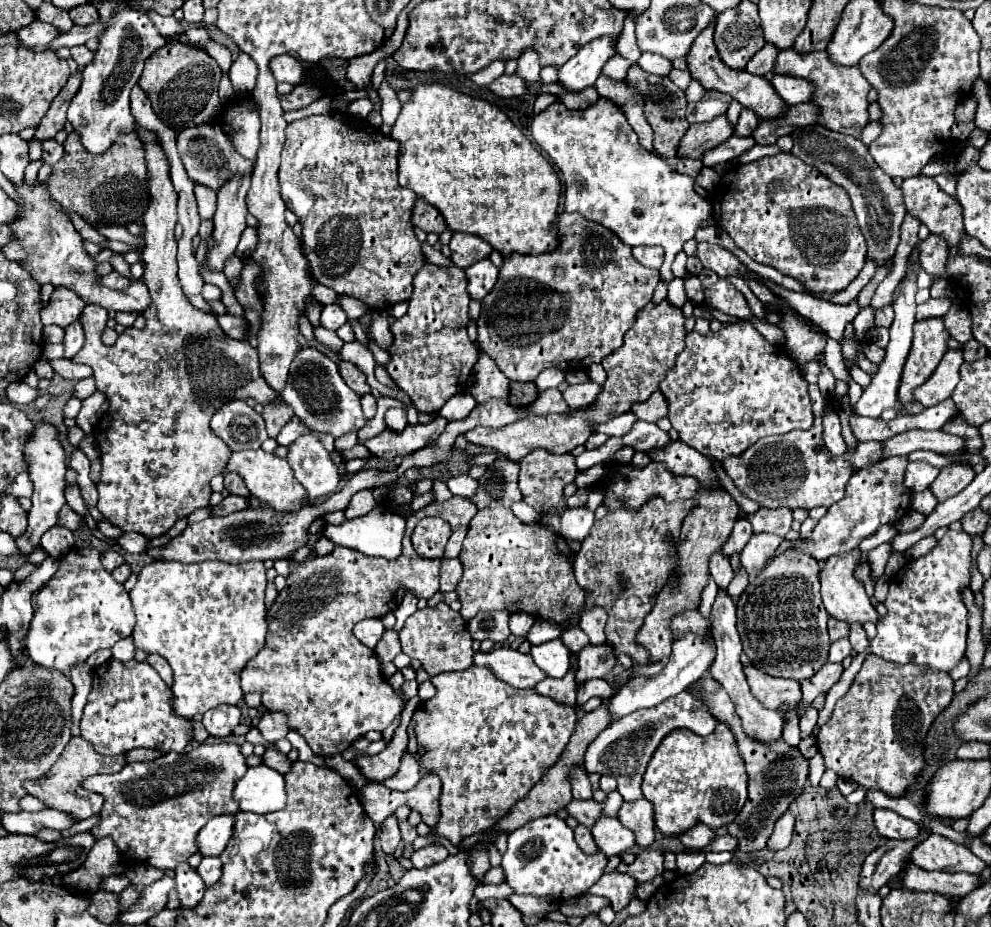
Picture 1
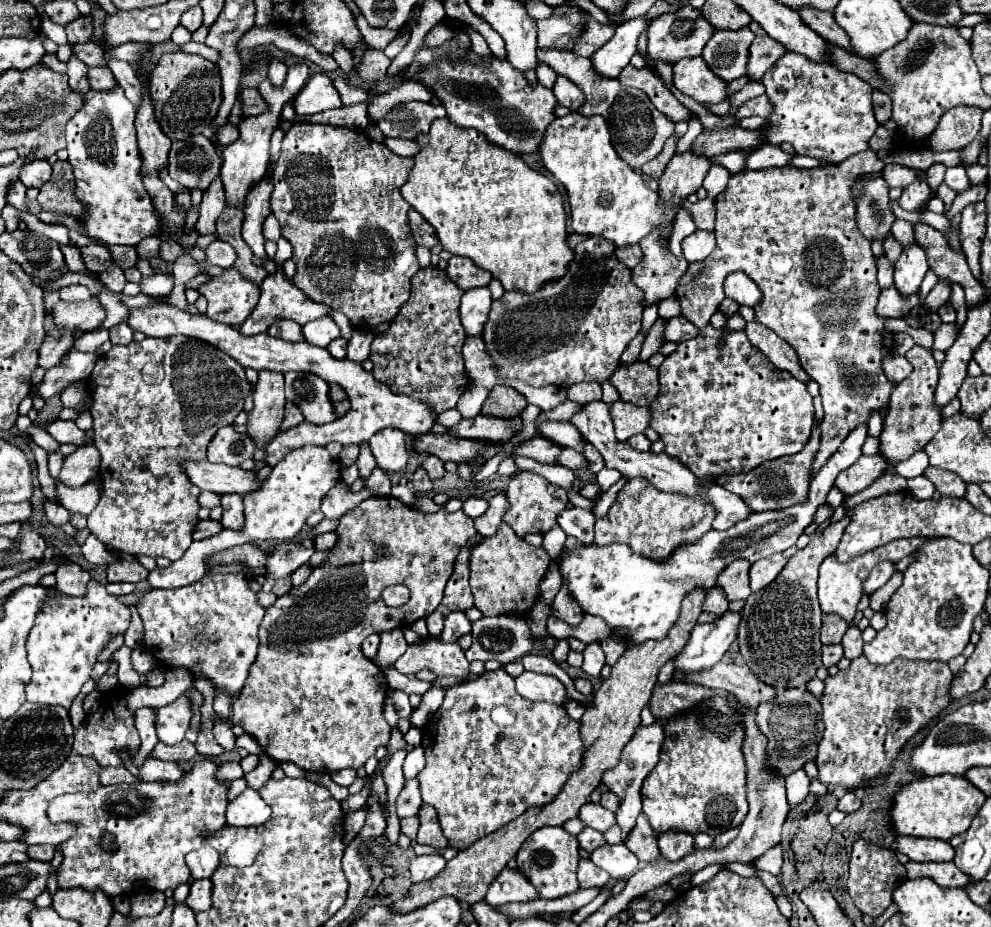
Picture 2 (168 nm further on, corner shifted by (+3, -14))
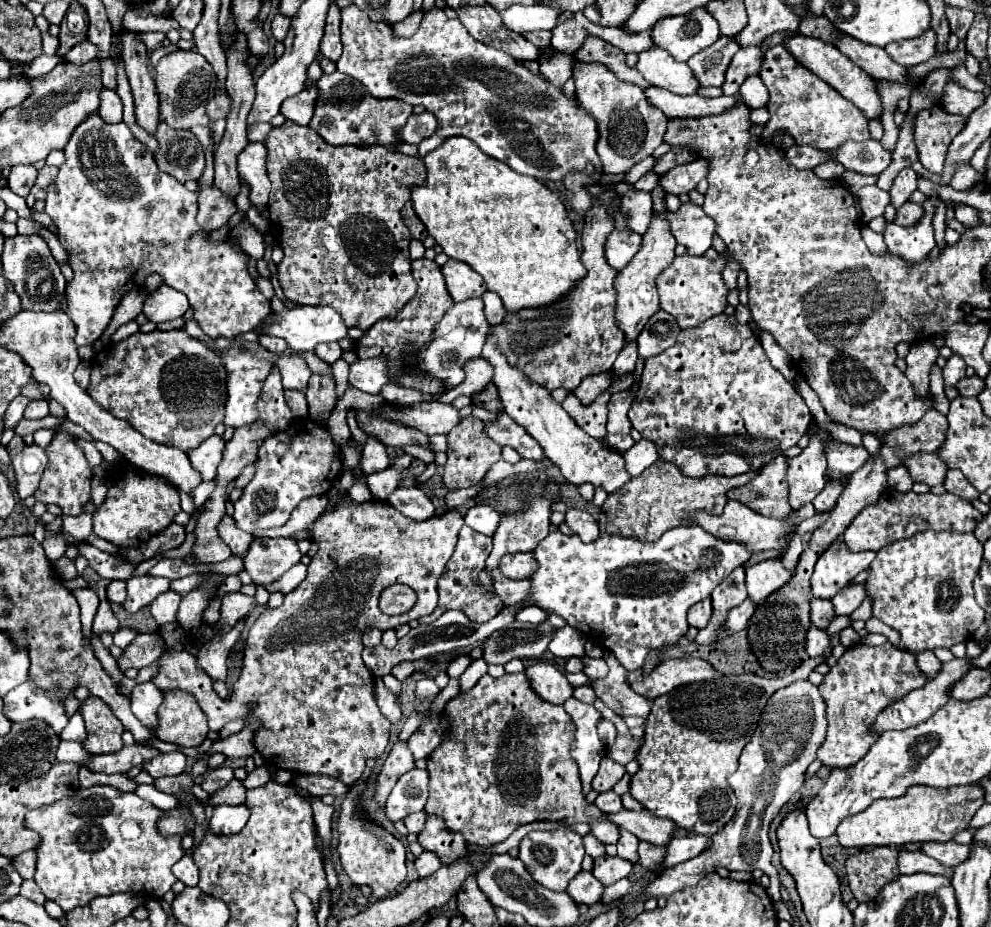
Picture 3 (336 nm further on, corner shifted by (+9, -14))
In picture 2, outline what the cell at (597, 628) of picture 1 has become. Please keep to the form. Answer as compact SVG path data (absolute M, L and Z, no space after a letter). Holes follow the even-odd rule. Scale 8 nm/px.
M591 643L591 645L587 645L587 649L583 651L583 657L585 657L585 661L583 661L583 671L589 675L589 677L601 677L601 669L603 669L603 665L605 665L605 655L603 655L603 649L601 649L601 645L599 643Z

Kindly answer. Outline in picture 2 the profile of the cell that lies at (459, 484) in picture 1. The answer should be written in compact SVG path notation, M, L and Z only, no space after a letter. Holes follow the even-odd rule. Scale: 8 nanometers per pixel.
M471 497L471 499L467 499L467 501L463 501L463 513L465 515L469 515L469 517L479 517L479 515L483 515L485 511L487 511L487 507L489 507L489 503L485 501L485 499L475 499L475 497Z

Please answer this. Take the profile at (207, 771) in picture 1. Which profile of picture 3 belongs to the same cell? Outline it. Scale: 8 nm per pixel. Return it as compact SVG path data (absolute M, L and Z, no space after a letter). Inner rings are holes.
M95 785L95 787L89 787L89 789L77 789L73 795L65 797L65 799L59 799L57 803L51 803L51 805L43 805L43 807L37 807L33 811L27 813L25 817L25 825L33 831L37 831L43 841L41 845L37 847L37 871L35 871L35 881L37 885L41 887L43 895L47 899L53 899L63 911L71 911L73 907L79 907L79 905L85 905L89 903L93 897L97 895L115 895L115 893L135 893L135 895L151 895L151 897L157 897L161 899L167 891L171 890L171 885L177 881L177 877L171 873L171 867L183 857L183 845L181 845L181 837L179 835L161 835L159 833L159 819L163 817L163 811L157 809L155 805L151 805L149 801L143 801L141 797L137 797L135 793L123 793L115 787L109 787L109 785Z

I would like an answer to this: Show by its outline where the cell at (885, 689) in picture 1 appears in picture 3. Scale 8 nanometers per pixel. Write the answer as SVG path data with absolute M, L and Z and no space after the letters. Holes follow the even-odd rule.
M891 643L881 647L853 645L825 675L825 681L819 685L819 691L827 705L827 737L821 749L817 751L817 761L821 765L833 767L853 767L865 751L881 737L871 727L881 709L889 703L905 697L909 691L919 689L927 683L927 675L917 667L917 657L907 651L899 651Z

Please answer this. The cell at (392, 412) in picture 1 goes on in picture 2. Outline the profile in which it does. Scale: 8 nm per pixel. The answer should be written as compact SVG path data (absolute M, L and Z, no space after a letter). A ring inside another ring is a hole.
M393 427L377 431L369 439L369 447L377 461L377 467L381 467L385 473L401 471L407 465L409 455L405 447L405 433L395 431Z

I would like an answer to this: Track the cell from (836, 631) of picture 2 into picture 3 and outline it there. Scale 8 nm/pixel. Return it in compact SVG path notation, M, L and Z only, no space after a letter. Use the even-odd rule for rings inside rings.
M813 599L811 601L811 623L821 629L821 631L827 631L829 623L833 621L833 605L831 601L825 601L825 599Z

